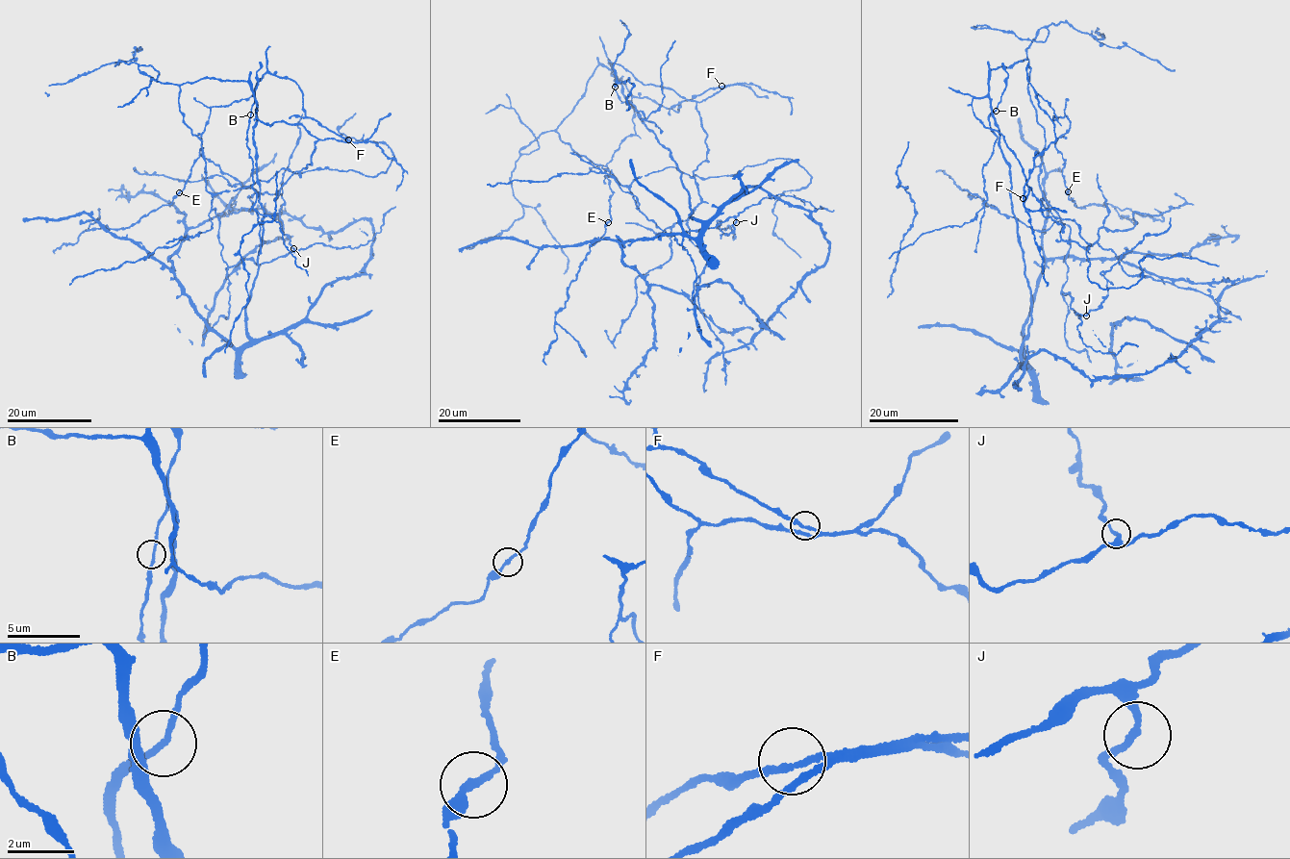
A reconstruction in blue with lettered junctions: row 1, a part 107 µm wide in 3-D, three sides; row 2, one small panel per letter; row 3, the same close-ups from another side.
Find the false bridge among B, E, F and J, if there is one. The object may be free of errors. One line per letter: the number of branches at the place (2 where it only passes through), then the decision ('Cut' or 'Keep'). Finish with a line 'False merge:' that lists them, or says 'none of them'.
B: Branches: 2. Keep
E: Branches: 2. Keep
F: Branches: 2. Keep
J: Branches: 2. Keep
False merge: none of them

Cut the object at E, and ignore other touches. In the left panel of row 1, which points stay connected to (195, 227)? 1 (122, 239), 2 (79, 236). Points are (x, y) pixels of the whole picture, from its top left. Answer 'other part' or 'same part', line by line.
1: same part
2: other part

